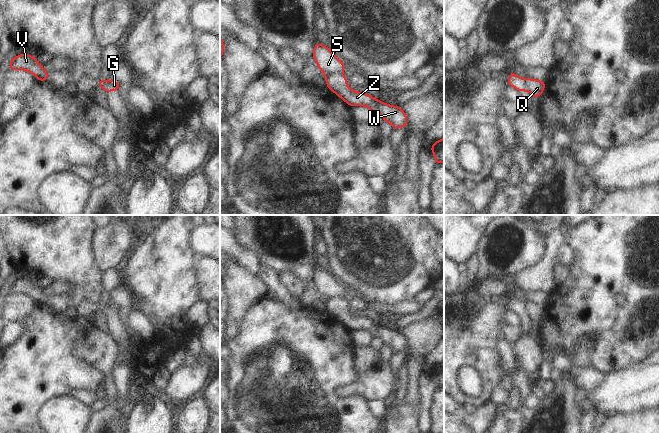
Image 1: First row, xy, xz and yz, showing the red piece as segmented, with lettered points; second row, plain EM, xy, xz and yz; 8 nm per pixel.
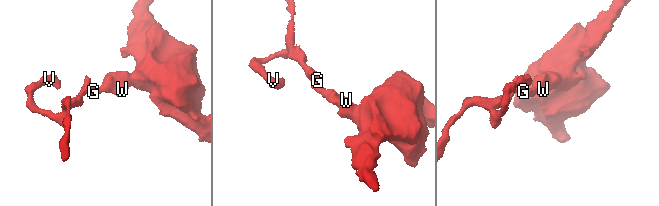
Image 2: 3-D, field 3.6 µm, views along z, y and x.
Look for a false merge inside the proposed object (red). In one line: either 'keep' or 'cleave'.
cleave

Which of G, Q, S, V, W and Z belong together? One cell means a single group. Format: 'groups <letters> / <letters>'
groups G S V / Q W Z

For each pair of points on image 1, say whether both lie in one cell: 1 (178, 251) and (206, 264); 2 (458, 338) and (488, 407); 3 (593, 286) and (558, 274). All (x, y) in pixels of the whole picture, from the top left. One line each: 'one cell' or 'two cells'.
1: two cells
2: two cells
3: two cells

